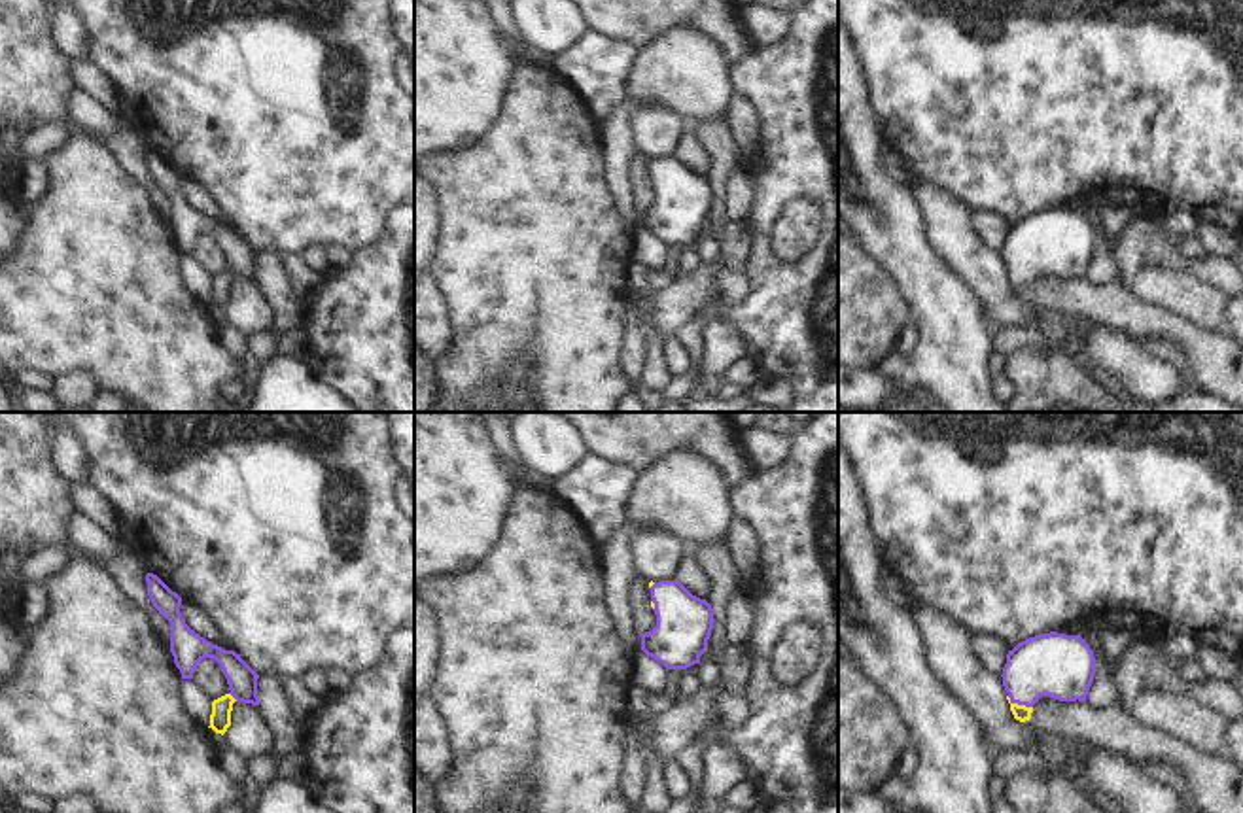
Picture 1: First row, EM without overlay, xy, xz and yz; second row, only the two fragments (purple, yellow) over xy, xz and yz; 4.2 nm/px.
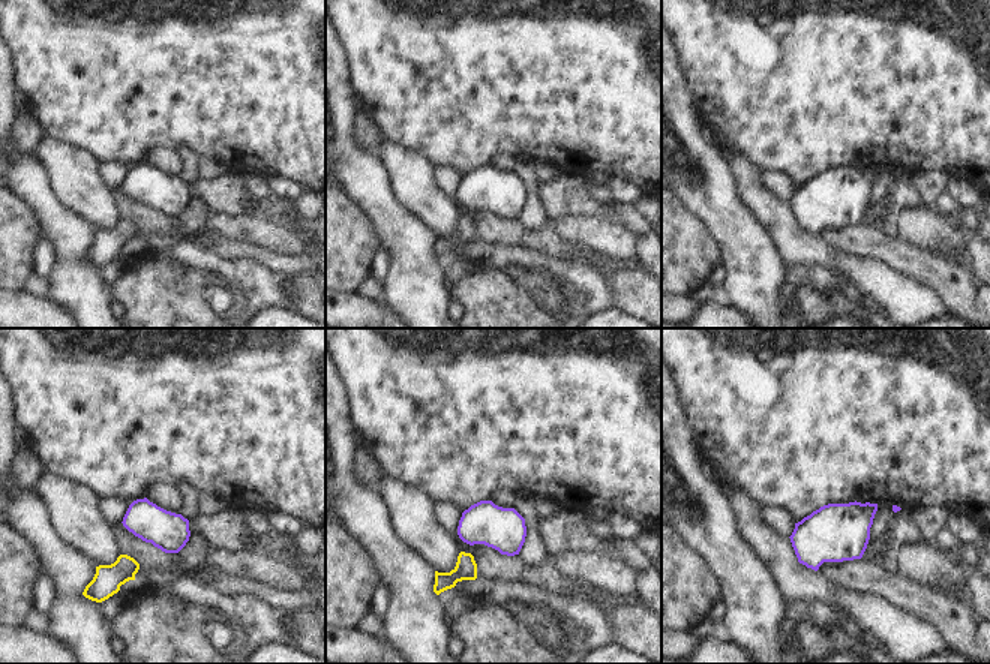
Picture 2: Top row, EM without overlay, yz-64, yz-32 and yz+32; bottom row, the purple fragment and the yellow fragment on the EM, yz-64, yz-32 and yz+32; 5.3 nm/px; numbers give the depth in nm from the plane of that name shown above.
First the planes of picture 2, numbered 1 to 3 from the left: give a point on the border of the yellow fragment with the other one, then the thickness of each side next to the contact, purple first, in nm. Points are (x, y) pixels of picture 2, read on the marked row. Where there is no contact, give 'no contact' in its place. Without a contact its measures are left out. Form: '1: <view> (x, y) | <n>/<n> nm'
1: no contact
2: no contact
3: no contact

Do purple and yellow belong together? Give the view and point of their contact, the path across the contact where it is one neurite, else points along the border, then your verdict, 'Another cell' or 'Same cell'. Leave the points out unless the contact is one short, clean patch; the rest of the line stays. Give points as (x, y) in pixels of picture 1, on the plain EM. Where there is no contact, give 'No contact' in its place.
Touches purple at yz (1020, 280). Path across: yz (1052, 241), (1022, 271), (1020, 280), (1022, 290). Same cell.

